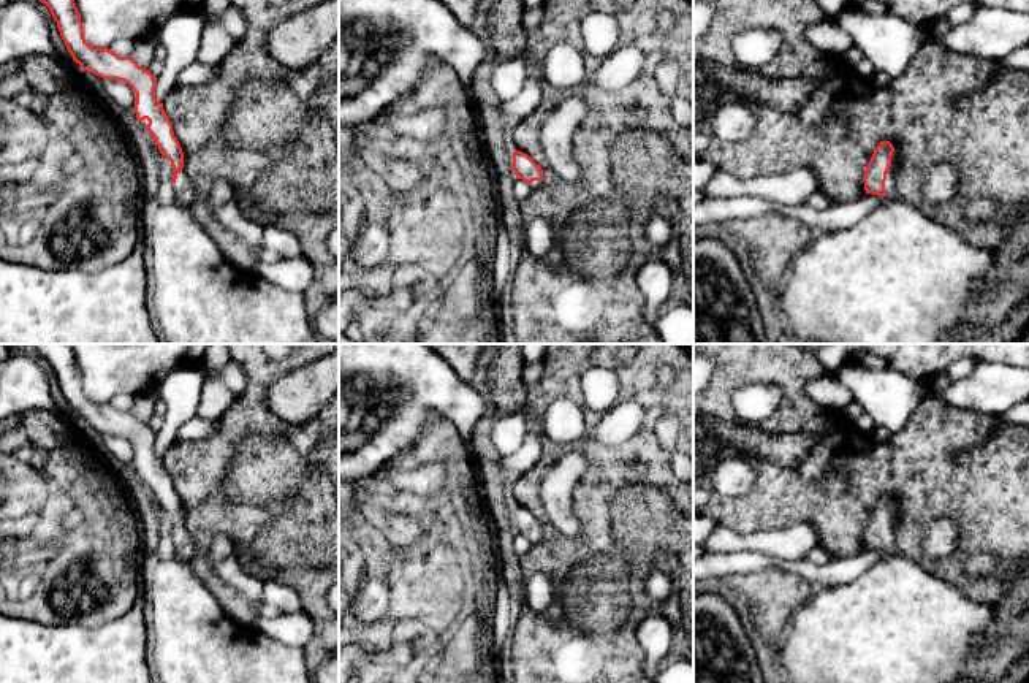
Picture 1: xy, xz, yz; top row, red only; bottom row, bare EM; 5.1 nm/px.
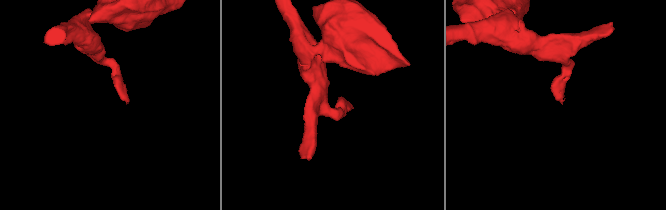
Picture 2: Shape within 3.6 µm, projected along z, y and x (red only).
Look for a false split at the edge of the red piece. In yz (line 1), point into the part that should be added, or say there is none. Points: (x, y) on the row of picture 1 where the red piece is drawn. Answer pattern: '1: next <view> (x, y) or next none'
1: next yz (890, 186)

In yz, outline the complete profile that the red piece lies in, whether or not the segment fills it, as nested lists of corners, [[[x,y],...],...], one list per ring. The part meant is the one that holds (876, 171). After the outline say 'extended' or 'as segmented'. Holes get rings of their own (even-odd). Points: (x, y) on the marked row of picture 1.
[[[880,141],[863,177],[866,193],[883,197],[887,203],[901,198],[890,170],[893,152],[894,147],[890,141]]] | extended

